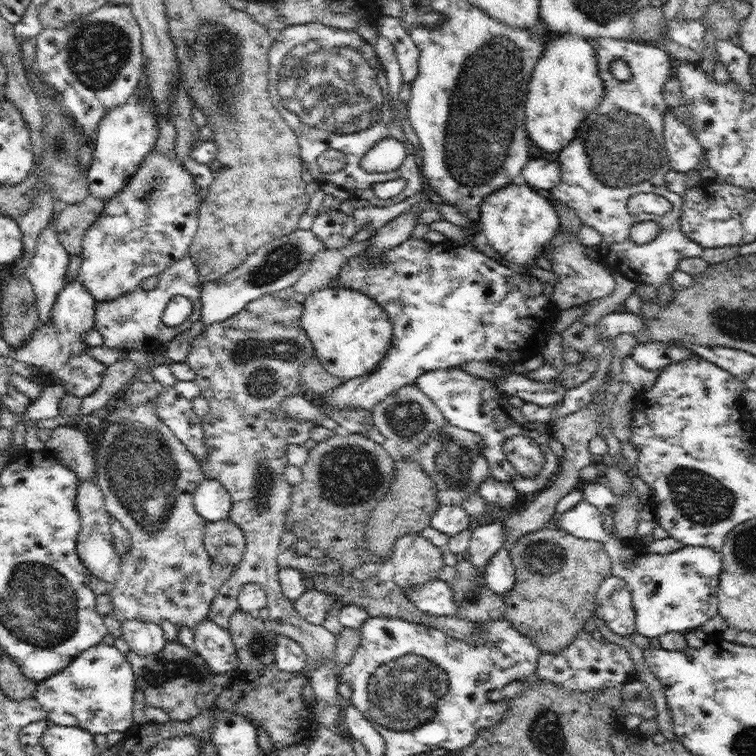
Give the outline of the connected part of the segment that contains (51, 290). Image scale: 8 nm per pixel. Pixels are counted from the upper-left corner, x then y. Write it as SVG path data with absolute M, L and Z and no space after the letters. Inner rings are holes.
M53 222L42 230L36 243L36 252L25 268L25 277L30 280L36 294L36 308L41 324L48 324L54 302L66 280L66 268L71 255L56 236Z

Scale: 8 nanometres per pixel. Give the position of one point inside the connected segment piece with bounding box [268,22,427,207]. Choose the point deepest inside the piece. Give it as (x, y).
(350, 110)

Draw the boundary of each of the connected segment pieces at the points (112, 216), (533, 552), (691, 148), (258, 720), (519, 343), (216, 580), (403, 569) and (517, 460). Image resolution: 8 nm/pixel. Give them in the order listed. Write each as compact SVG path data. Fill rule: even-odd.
M157 150L151 151L147 158L140 163L140 167L136 169L136 173L130 175L130 178L126 181L126 185L105 202L104 210L102 210L99 218L88 228L88 231L86 231L84 237L82 237L83 249L82 254L80 254L82 262L78 279L80 279L82 284L86 286L86 289L90 291L90 294L96 299L96 302L109 301L110 299L122 296L124 293L132 292L132 290L139 286L140 281L144 280L144 278L160 274L163 270L166 270L170 264L182 260L182 256L189 254L192 239L197 231L199 207L201 206L202 200L203 193L199 190L194 175L184 167L184 163L182 163L182 160L177 156L175 150L174 152L165 152L165 154L161 154L161 152L157 152Z
M544 528L526 533L509 551L515 569L514 587L503 596L504 617L518 632L538 644L541 651L564 650L584 629L585 623L595 618L595 597L602 582L611 575L611 561L598 542L578 538L565 530Z
M668 108L663 113L663 138L670 166L678 172L690 174L703 166L704 151L693 132L678 120L672 111Z
M272 662L258 670L247 671L236 667L232 668L232 672L230 685L218 696L214 706L220 707L222 711L236 711L244 715L256 728L263 726L276 749L302 743L320 732L313 712L314 706L307 704L307 700L303 698L303 689L309 682L306 671L286 672L280 670L276 663Z
M410 237L394 249L388 249L380 260L380 263L372 263L366 253L354 255L340 267L337 279L342 287L359 290L378 301L392 320L392 343L374 371L345 380L342 386L313 402L320 408L328 403L338 409L358 407L371 411L392 391L414 385L421 374L438 369L462 368L468 362L487 361L508 369L524 364L526 360L542 355L546 339L552 334L552 326L561 311L551 297L544 294L542 282L536 277L522 275L479 249L450 239L432 243L424 237Z
M154 400L140 405L116 424L107 424L106 432L95 450L96 477L102 489L104 504L109 514L130 533L132 547L121 557L120 573L108 594L112 599L112 614L120 623L137 619L161 625L164 621L194 631L208 619L210 606L222 584L231 578L234 569L216 565L204 546L204 533L208 522L196 512L194 491L205 479L196 457L174 435L154 410Z
M404 533L400 535L393 546L393 554L388 559L388 562L394 566L395 576L393 581L405 591L414 584L436 580L436 573L445 566L442 556L443 550L438 549L438 546L434 546L430 540L426 540L421 533Z
M528 435L508 437L504 440L503 452L506 460L510 460L510 464L516 468L516 472L526 479L536 478L546 462L542 447Z

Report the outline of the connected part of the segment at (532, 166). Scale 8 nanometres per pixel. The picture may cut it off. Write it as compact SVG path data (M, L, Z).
M530 159L522 169L520 181L540 192L548 193L560 184L560 166L558 160Z

